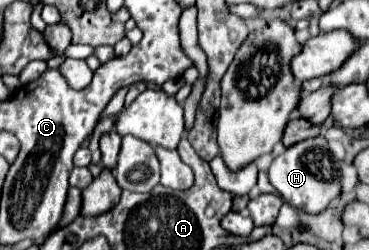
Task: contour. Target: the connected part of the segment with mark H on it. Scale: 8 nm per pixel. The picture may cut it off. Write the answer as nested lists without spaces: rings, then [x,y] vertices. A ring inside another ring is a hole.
[[[325,137],[305,139],[297,145],[291,145],[285,153],[273,159],[269,167],[269,181],[277,189],[277,193],[295,209],[303,213],[323,213],[331,201],[335,201],[341,193],[341,171],[333,161],[333,155],[325,147]]]

